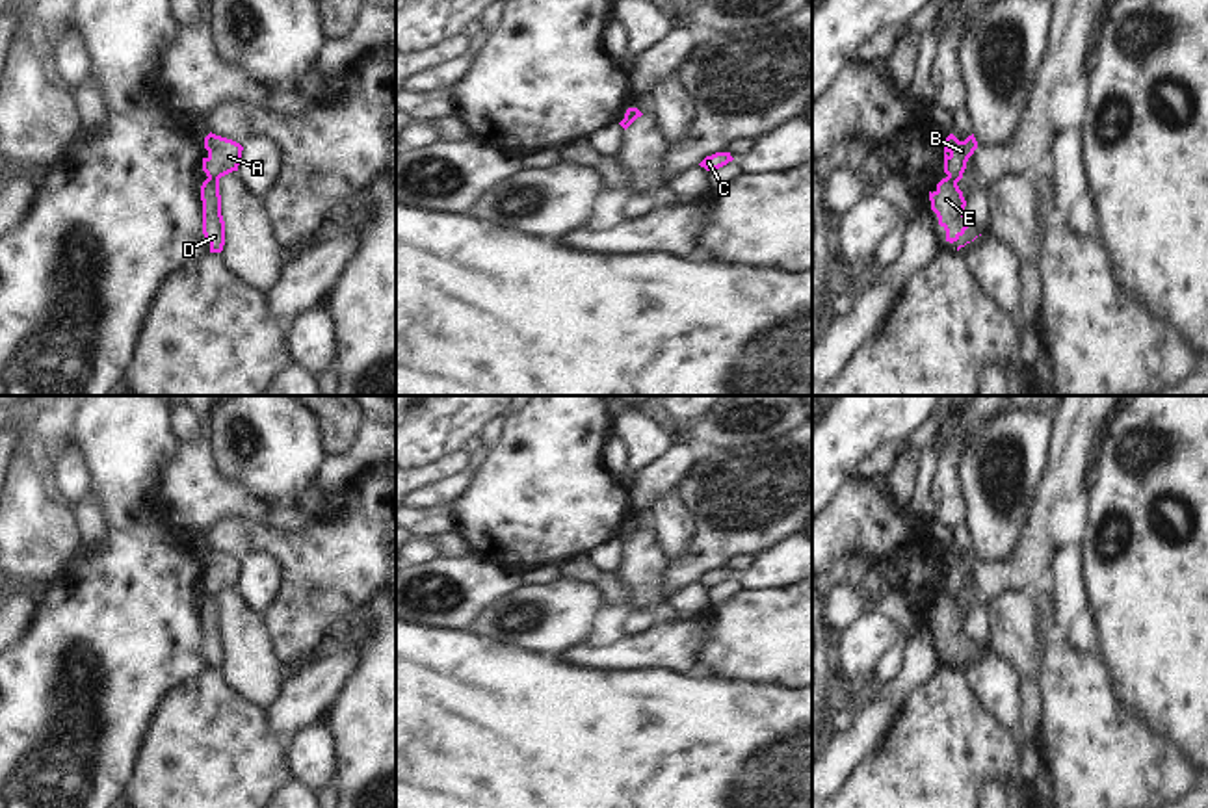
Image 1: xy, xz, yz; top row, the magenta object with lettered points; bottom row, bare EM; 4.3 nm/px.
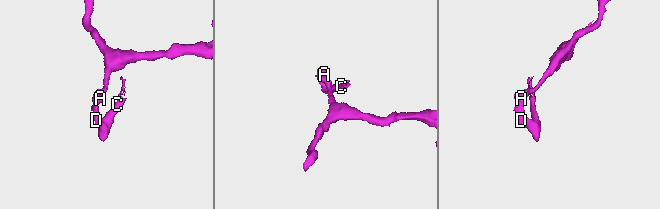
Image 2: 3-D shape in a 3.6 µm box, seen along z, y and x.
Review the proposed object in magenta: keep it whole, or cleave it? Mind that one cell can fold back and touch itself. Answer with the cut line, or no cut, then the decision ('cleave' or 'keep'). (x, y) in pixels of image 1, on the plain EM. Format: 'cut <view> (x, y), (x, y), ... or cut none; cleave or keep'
cut xy (209, 593), (218, 597); cleave

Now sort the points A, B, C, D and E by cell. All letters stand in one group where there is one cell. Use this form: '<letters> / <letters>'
A B / C D E

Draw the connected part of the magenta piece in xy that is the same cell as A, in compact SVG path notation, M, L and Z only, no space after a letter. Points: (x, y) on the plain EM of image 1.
M208 550L204 554L208 572L203 574L203 587L208 594L219 596L221 593L238 587L243 563L232 555Z

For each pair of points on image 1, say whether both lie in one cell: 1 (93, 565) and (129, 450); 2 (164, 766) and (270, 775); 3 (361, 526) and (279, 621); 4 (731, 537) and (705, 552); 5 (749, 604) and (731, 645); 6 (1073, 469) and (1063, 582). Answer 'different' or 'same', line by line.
1: same
2: same
3: same
4: same
5: same
6: different

